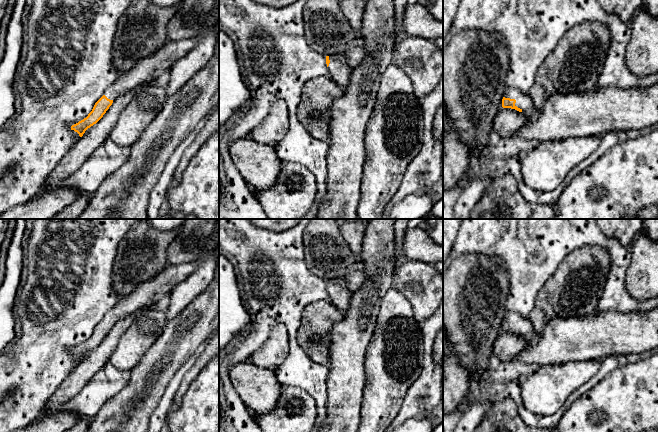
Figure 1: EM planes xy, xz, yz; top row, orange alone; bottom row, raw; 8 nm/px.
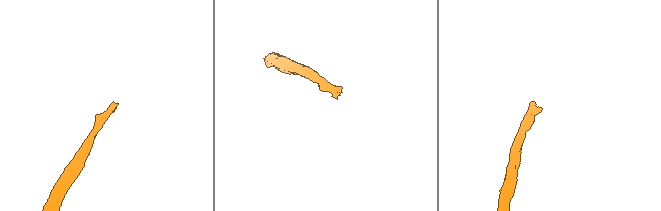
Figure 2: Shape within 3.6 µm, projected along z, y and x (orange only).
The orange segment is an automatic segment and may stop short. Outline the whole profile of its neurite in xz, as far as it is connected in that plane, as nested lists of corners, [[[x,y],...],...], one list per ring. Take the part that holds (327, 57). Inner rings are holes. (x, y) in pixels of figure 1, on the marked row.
[[[343,55],[326,56],[326,64],[330,79],[343,88],[347,86],[353,68],[346,64]]]

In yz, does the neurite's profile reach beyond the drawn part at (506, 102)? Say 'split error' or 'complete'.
split error

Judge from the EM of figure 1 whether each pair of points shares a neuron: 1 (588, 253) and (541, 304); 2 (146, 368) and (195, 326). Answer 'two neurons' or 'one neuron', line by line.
1: one neuron
2: one neuron

